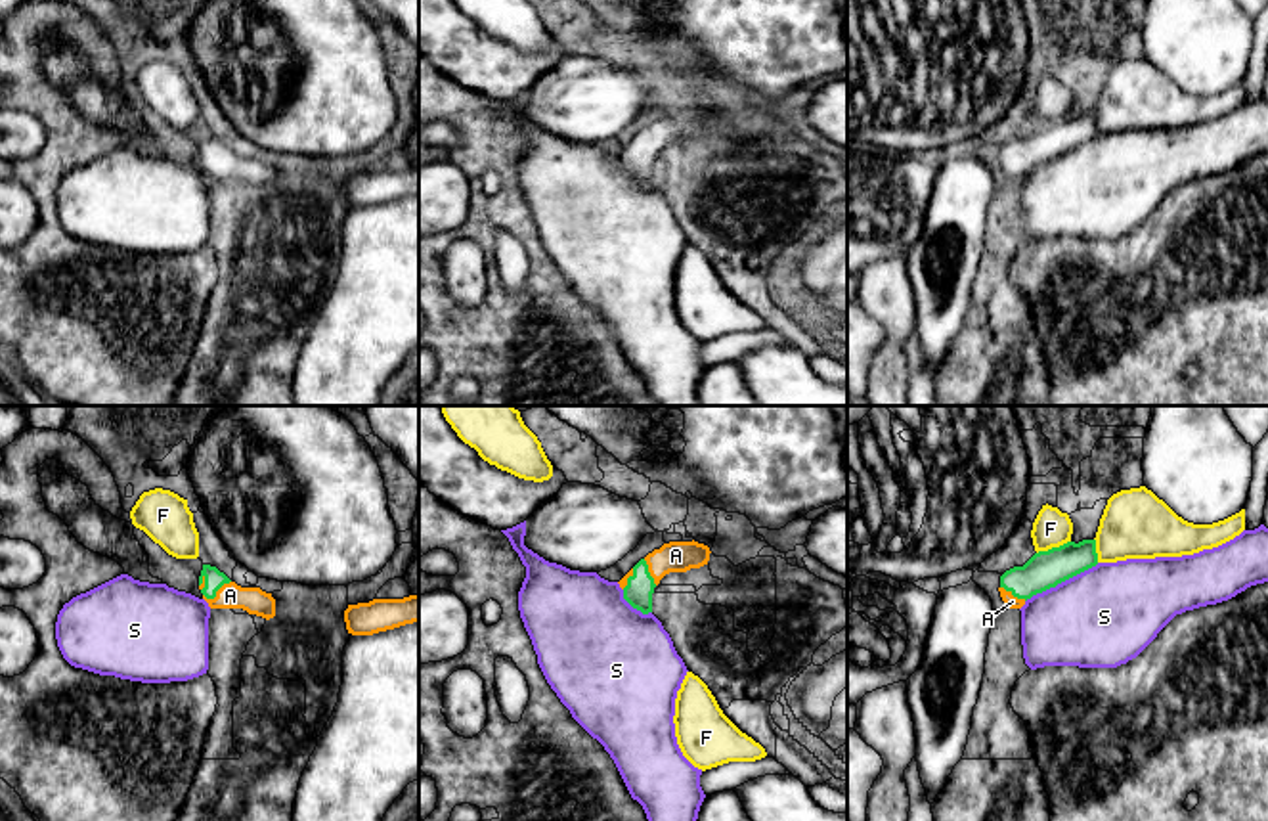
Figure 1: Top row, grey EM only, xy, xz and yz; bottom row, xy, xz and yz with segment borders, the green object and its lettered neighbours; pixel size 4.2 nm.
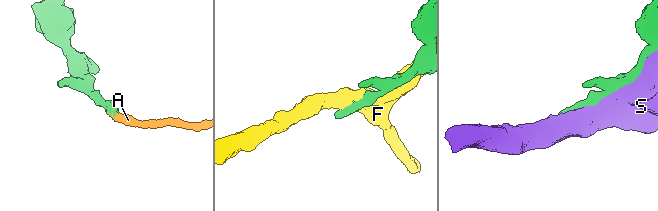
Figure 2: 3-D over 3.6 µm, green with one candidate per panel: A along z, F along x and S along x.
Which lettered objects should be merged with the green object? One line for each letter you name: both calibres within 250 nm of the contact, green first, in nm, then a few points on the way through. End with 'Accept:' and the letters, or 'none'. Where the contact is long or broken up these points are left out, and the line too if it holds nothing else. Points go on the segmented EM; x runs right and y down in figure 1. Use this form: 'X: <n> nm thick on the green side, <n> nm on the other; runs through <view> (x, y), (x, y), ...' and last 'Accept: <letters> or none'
A: 80 nm thick on the green side, 110 nm on the other; runs through xy (213, 576), (215, 594), (230, 596)
Accept: A

